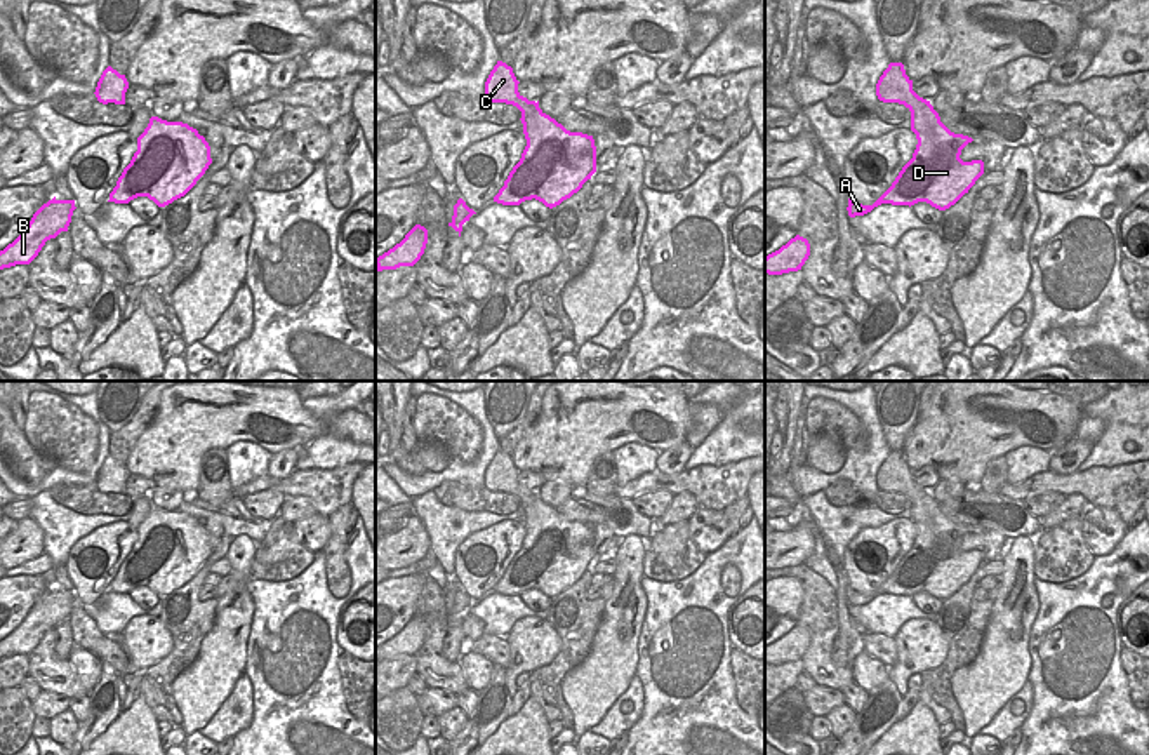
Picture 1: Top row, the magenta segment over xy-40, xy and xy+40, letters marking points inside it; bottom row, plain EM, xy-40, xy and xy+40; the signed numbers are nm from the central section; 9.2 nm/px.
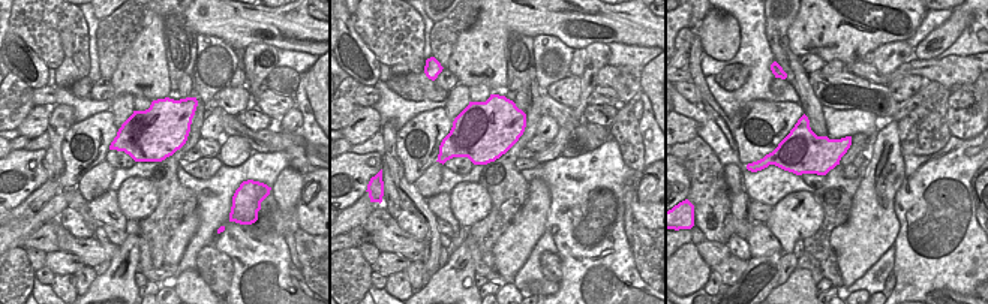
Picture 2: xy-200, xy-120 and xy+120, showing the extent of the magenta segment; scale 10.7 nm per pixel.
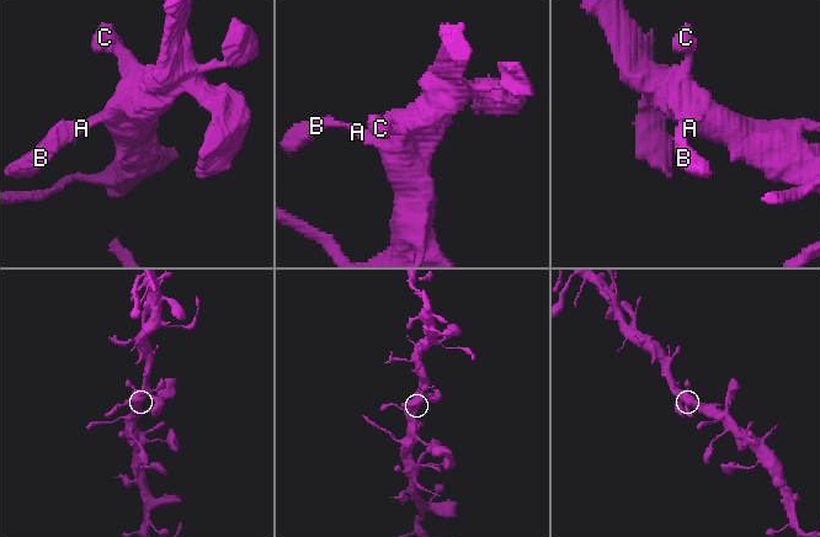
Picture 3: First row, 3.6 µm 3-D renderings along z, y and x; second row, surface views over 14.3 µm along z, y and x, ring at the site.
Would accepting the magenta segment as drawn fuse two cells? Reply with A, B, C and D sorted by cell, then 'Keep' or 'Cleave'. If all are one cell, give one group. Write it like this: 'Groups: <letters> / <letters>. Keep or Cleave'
Groups: A B C D. Keep.

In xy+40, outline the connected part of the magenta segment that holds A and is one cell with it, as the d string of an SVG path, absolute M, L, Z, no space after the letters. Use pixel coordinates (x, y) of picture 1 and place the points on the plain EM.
M890 452L876 473L883 492L899 492L911 501L911 520L918 534L913 548L902 557L892 576L873 593L848 588L848 605L864 605L881 593L914 595L927 591L939 600L954 595L984 564L984 551L963 551L961 539L973 529L951 522L930 491L913 480L913 470L902 452Z

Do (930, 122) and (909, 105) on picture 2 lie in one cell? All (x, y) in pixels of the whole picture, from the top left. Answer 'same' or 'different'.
different

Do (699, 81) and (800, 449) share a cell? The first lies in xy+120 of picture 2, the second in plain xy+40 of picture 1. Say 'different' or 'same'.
same

